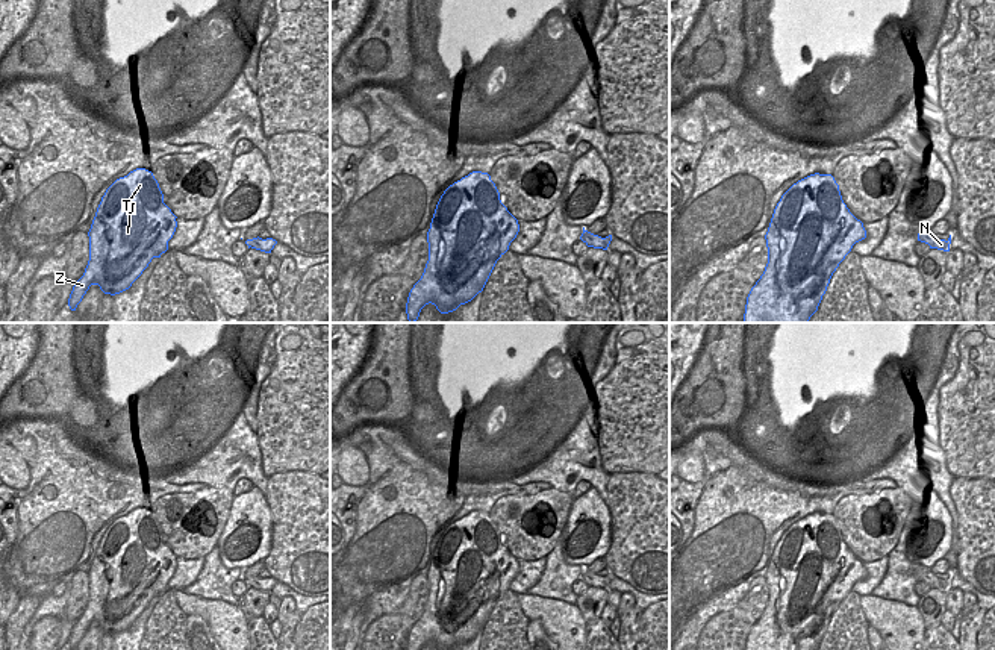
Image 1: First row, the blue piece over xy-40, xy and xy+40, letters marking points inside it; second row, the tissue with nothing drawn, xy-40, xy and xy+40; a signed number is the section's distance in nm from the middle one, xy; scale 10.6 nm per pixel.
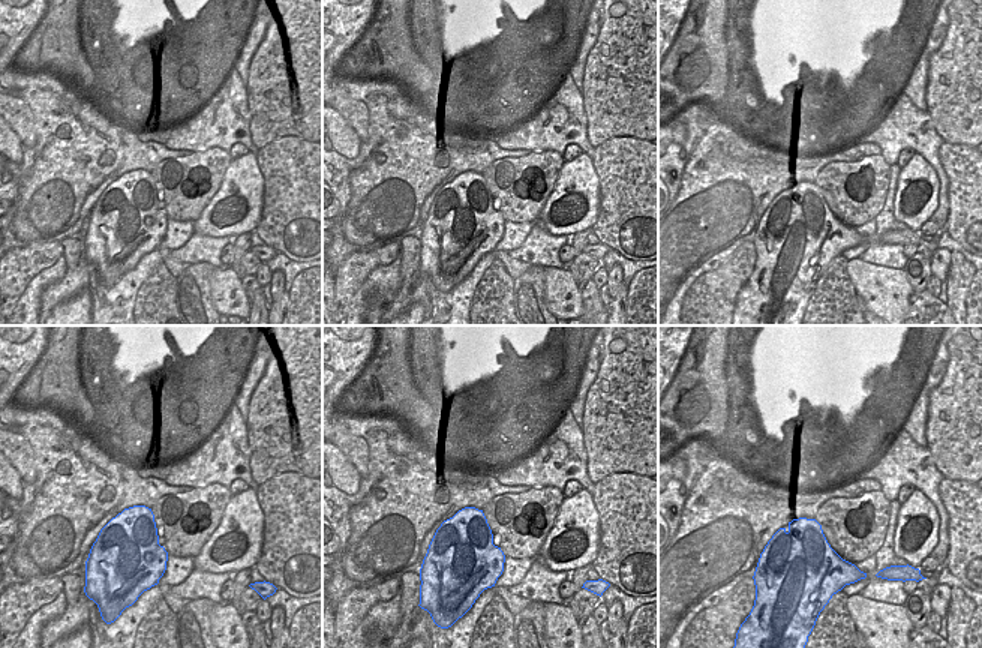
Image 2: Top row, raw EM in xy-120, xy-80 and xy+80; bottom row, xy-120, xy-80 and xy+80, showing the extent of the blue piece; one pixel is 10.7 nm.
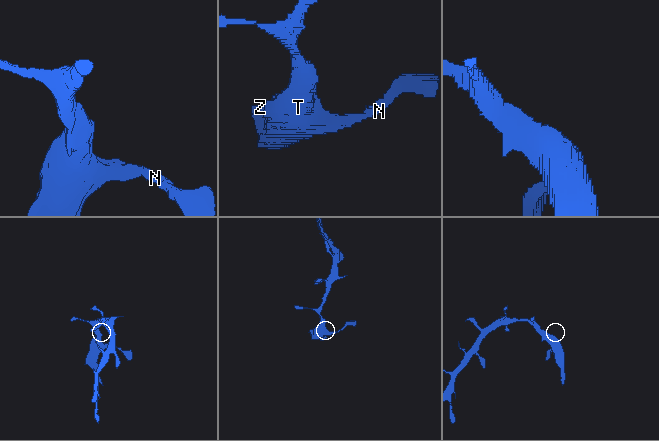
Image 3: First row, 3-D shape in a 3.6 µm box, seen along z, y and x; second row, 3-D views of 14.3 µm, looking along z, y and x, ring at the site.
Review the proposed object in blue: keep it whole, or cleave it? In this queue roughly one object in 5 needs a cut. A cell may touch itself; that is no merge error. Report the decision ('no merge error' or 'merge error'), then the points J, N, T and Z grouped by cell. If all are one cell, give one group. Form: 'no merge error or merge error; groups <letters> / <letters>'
no merge error; groups J N T Z

